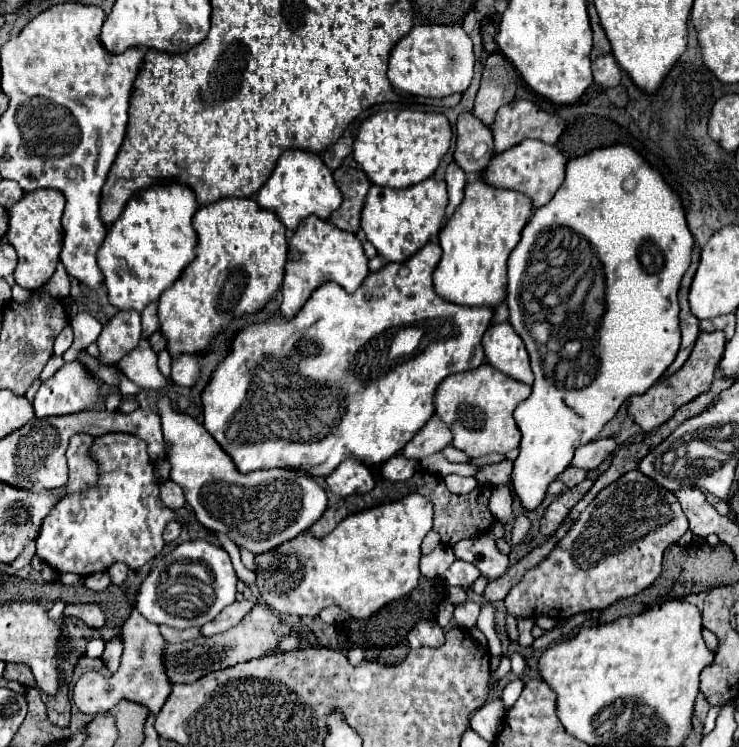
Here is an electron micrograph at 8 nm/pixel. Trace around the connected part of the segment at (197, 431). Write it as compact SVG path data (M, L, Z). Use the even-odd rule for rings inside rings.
M168 397L160 399L158 409L164 439L170 443L170 481L182 487L196 519L206 529L226 533L236 545L258 555L310 529L326 511L324 489L314 477L292 469L262 469L242 475L232 457L208 435L204 425L184 413L172 411Z

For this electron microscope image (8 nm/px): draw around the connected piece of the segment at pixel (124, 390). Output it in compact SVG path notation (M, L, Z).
M117 365L111 366L112 368L116 369L120 373L120 381L119 381L119 390L121 394L126 396L136 395L141 391L141 388L137 386L135 383L130 381L126 375L118 368Z

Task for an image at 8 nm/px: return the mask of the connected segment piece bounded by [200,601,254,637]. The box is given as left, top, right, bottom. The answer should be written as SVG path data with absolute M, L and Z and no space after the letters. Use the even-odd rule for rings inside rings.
M236 601L230 607L226 607L224 611L220 611L220 615L216 619L212 619L210 623L206 623L204 627L200 627L200 635L216 635L216 633L224 633L230 627L238 625L242 621L242 617L254 607L254 603L250 601Z

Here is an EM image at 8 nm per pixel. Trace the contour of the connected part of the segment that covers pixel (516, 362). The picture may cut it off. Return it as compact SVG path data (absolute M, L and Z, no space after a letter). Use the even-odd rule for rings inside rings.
M508 321L490 325L488 331L484 333L482 345L484 345L486 361L492 367L500 369L502 373L526 385L534 383L534 373L530 369L528 351Z

